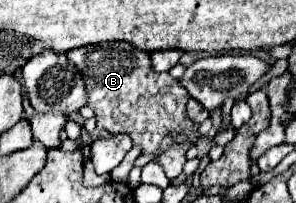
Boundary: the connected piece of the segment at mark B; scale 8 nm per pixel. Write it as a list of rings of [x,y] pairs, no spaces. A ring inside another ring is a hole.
[[[113,41],[113,43],[99,43],[91,47],[77,47],[67,53],[67,59],[81,71],[85,89],[89,95],[89,105],[97,113],[97,129],[105,129],[109,133],[127,133],[135,145],[143,147],[143,153],[155,153],[161,145],[165,135],[177,137],[181,131],[189,137],[189,143],[173,147],[163,153],[157,163],[165,169],[167,179],[177,179],[185,165],[185,151],[197,143],[197,123],[187,121],[185,103],[189,101],[187,91],[175,81],[169,73],[157,73],[151,67],[149,53],[135,49],[131,43]],[[169,93],[169,115],[151,115],[149,103],[157,95]]]

